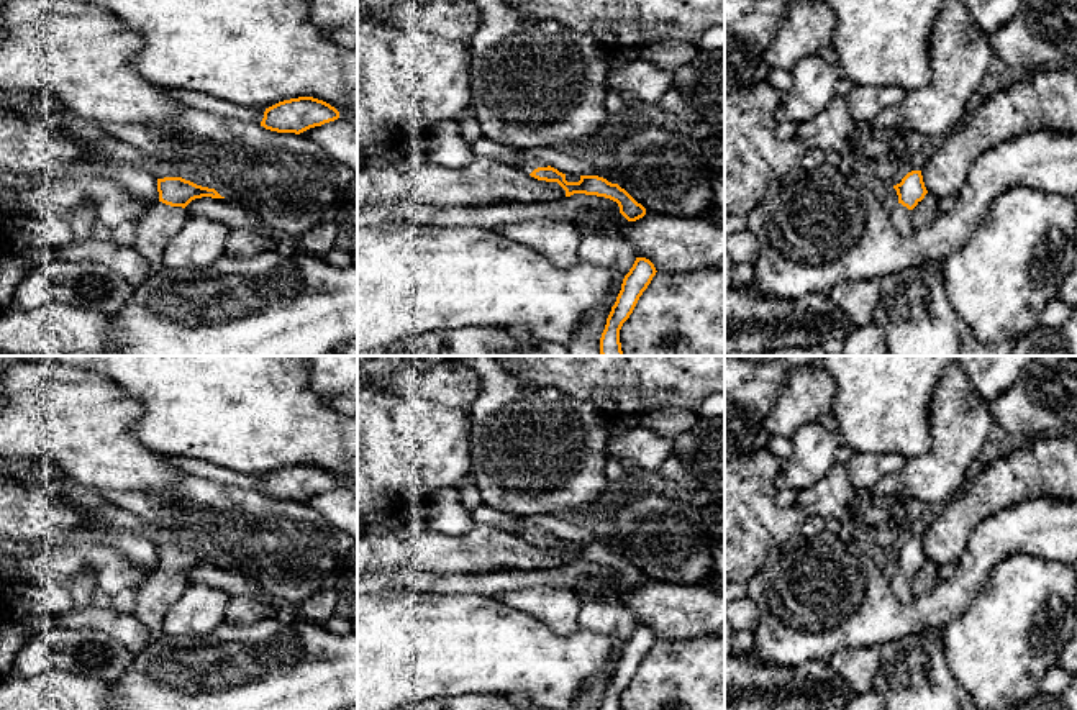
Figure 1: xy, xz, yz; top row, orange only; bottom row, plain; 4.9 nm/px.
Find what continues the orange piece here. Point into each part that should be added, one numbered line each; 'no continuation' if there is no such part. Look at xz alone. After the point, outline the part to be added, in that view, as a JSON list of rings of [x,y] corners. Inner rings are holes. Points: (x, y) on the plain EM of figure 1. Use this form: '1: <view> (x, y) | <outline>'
1: xz (482, 514) | [[[484,502],[479,507],[475,507],[470,512],[470,515],[472,515],[474,523],[492,525],[492,526],[495,526],[498,530],[516,535],[516,536],[520,536],[520,538],[523,538],[526,541],[531,541],[538,535],[548,535],[546,530],[538,528],[538,526],[520,528],[516,515],[500,512],[498,508],[489,507]]]

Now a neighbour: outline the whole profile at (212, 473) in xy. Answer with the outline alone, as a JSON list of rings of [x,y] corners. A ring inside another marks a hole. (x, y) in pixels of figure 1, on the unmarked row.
[[[166,456],[166,461],[184,476],[193,476],[225,487],[261,492],[266,479],[266,476],[249,476],[192,457]]]

